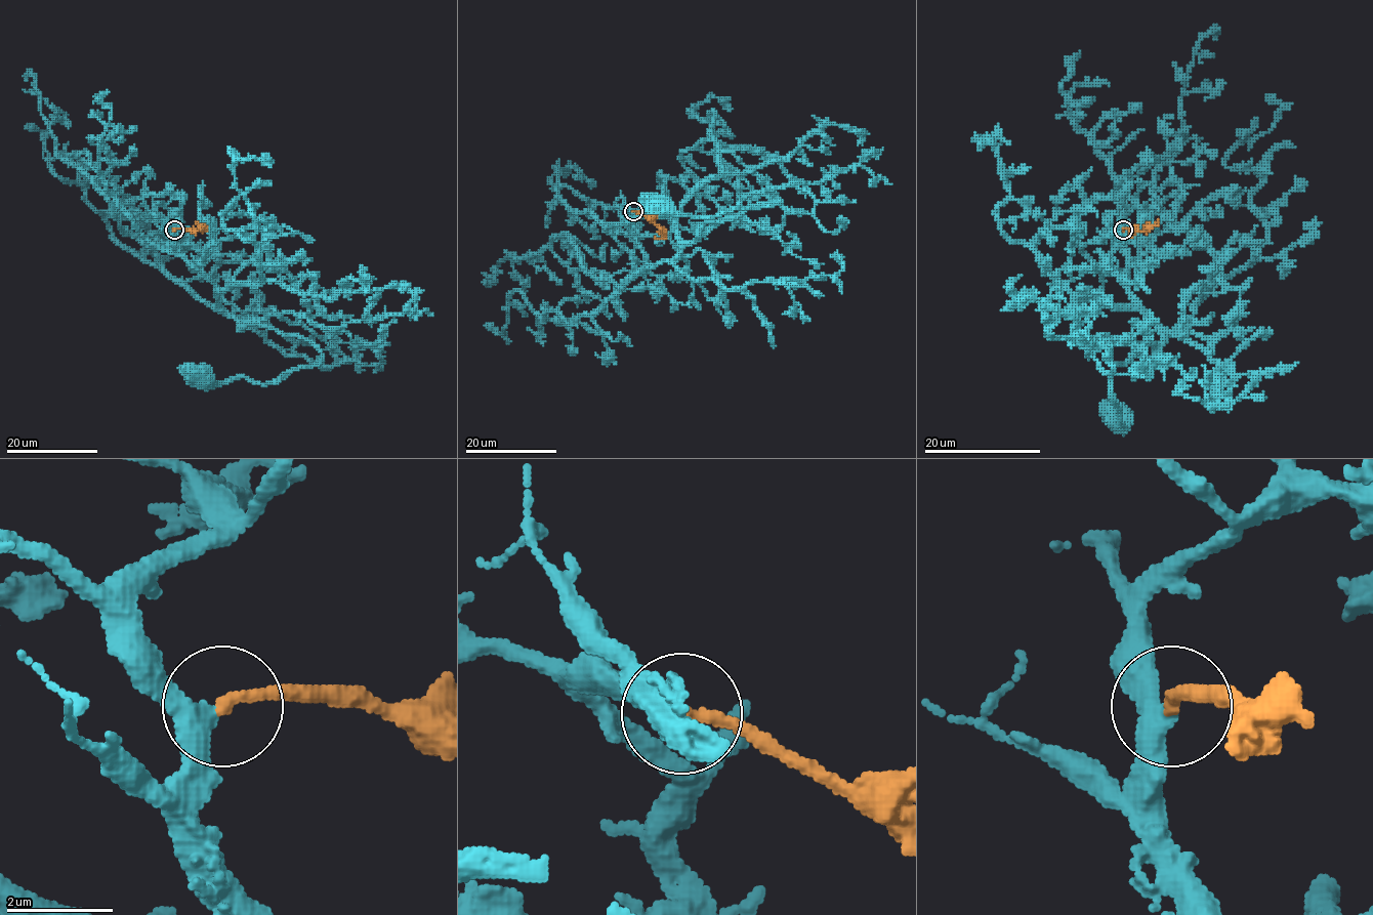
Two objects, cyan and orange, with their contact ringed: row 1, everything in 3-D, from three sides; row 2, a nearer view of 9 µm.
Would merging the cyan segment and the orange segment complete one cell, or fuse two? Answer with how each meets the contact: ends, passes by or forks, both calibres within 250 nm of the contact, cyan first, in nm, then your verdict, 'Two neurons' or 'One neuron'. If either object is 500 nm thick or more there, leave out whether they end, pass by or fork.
At the ring cyan passes by. At the ring orange ends. Thickness 320 nm (cyan) against 240 nm. One neuron

